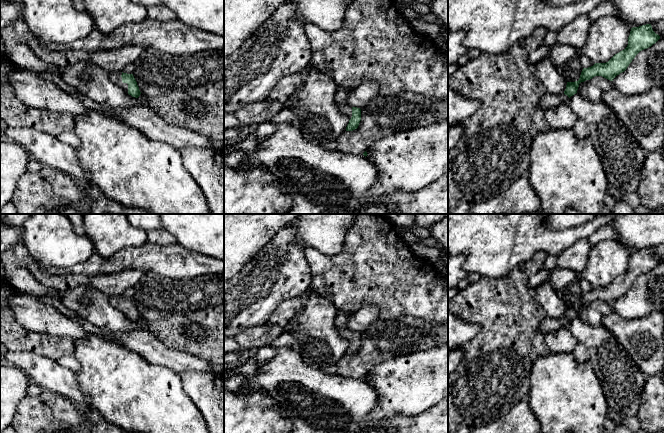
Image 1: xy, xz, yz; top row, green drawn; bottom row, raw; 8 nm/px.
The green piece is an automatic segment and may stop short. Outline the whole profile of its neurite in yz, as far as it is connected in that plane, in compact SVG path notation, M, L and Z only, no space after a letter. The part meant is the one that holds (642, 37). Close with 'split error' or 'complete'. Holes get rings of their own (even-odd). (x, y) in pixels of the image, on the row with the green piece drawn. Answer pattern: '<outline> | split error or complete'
M651 24L631 28L628 37L627 47L615 54L606 63L595 63L593 66L583 68L580 78L575 82L567 82L566 89L559 95L551 95L545 92L540 101L540 107L545 111L552 106L557 106L568 101L568 99L577 93L579 84L590 80L595 76L602 76L610 81L624 72L635 56L642 50L651 47L660 39Z | split error

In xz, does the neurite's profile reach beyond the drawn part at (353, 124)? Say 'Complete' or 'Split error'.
Split error

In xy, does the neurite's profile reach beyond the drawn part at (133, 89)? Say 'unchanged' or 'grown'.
grown

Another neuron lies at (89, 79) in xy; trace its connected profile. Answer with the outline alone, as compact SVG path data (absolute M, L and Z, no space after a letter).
M78 61L67 66L62 70L62 79L86 97L110 108L123 109L142 104L139 97L129 96L113 83L109 72L90 61Z

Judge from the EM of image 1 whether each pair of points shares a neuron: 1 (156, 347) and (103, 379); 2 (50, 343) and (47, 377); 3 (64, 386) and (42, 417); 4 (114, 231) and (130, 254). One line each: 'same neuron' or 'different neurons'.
1: different neurons
2: different neurons
3: different neurons
4: different neurons

